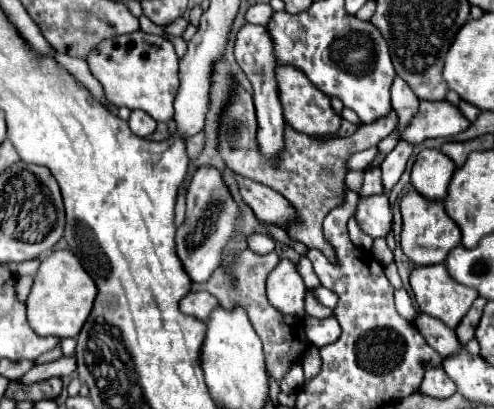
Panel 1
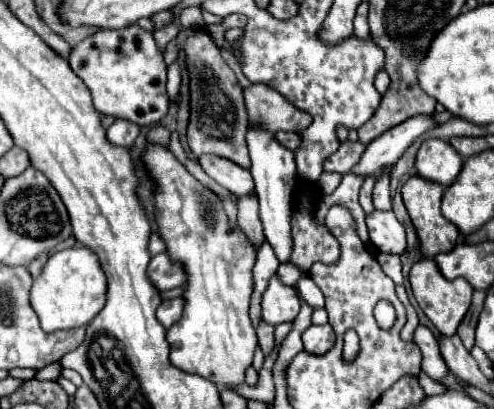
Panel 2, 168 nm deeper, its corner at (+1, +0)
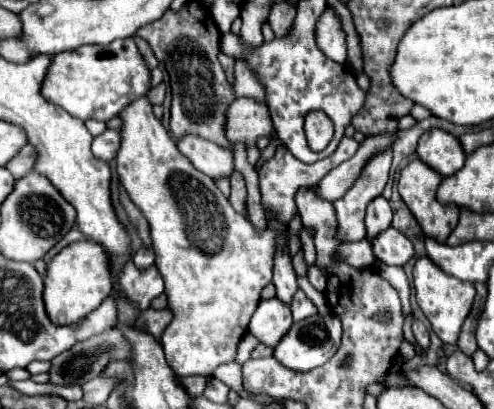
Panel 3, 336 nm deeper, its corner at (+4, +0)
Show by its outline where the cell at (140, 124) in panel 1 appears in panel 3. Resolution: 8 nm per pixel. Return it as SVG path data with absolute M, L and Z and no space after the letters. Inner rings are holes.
M106 128L100 136L94 138L92 142L92 154L100 160L112 162L114 156L118 154L118 144L120 144L120 132Z

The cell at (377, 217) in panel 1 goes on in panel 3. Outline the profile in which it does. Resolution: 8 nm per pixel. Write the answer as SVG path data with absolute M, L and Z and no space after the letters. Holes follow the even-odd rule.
M392 226L386 232L380 232L372 240L372 248L374 248L374 256L380 262L392 264L392 266L404 266L414 254L412 242Z

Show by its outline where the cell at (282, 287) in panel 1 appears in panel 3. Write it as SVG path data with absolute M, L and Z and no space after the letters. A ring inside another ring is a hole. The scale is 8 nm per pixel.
M278 298L262 300L250 320L248 332L252 332L262 344L266 346L276 346L282 336L290 330L292 326L292 312L282 304Z

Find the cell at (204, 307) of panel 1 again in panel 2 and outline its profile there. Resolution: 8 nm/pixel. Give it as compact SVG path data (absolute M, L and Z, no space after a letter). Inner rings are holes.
M181 298L165 300L165 302L161 302L161 306L157 308L157 320L159 320L165 328L171 328L179 318L181 318Z

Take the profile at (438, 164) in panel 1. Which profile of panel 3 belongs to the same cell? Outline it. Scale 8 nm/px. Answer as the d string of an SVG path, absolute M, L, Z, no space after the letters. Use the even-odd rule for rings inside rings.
M432 128L420 138L416 154L424 164L428 164L440 176L456 174L466 160L466 154L462 154L458 138L440 128Z

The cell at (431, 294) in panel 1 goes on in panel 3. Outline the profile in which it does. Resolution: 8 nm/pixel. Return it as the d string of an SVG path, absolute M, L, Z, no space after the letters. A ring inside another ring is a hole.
M418 258L414 264L414 288L416 288L416 300L418 306L422 308L424 316L430 320L432 330L436 336L446 342L446 344L456 344L460 328L464 318L468 316L474 300L474 284L470 282L460 282L448 274L444 274L430 258Z

